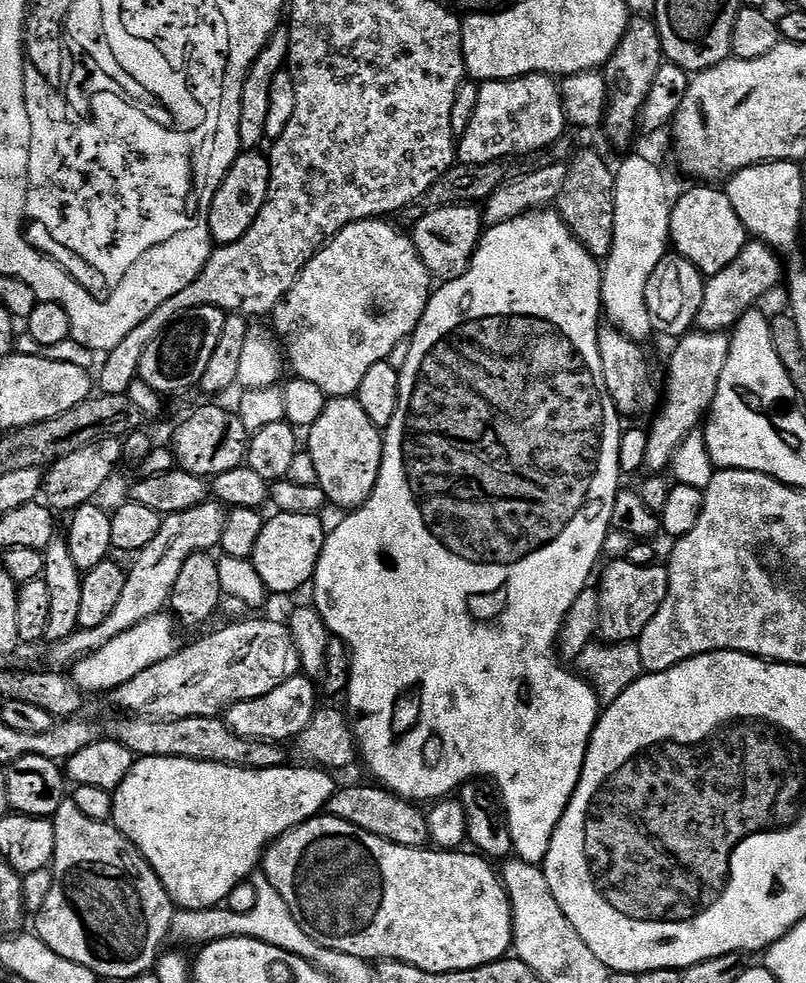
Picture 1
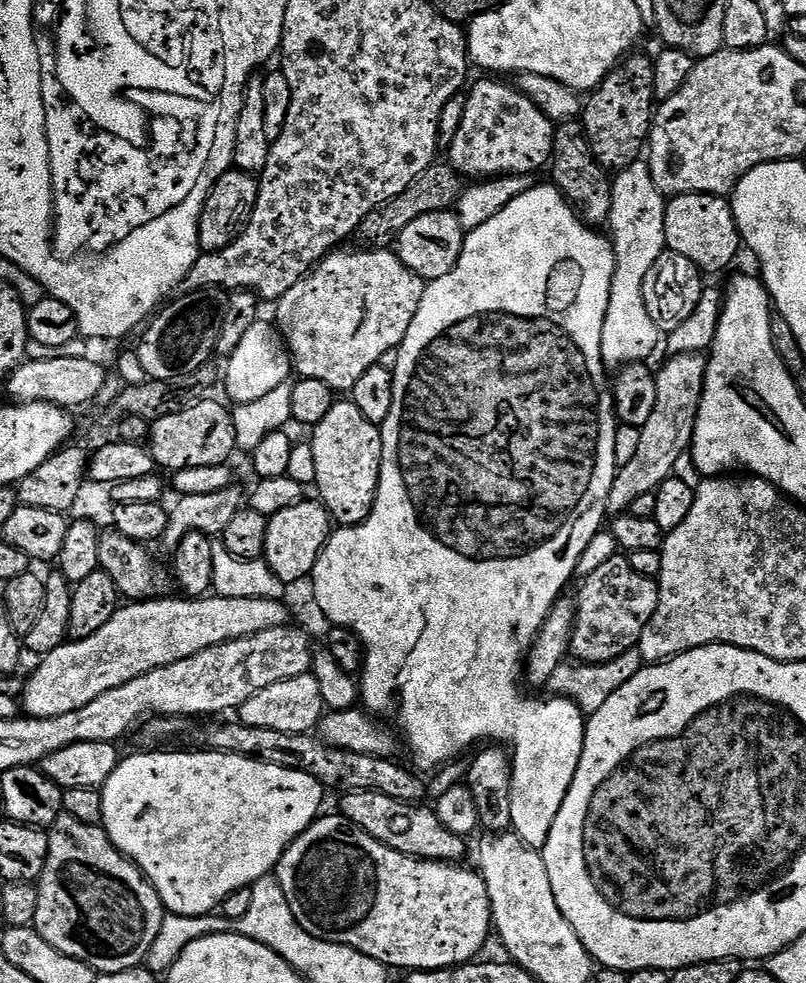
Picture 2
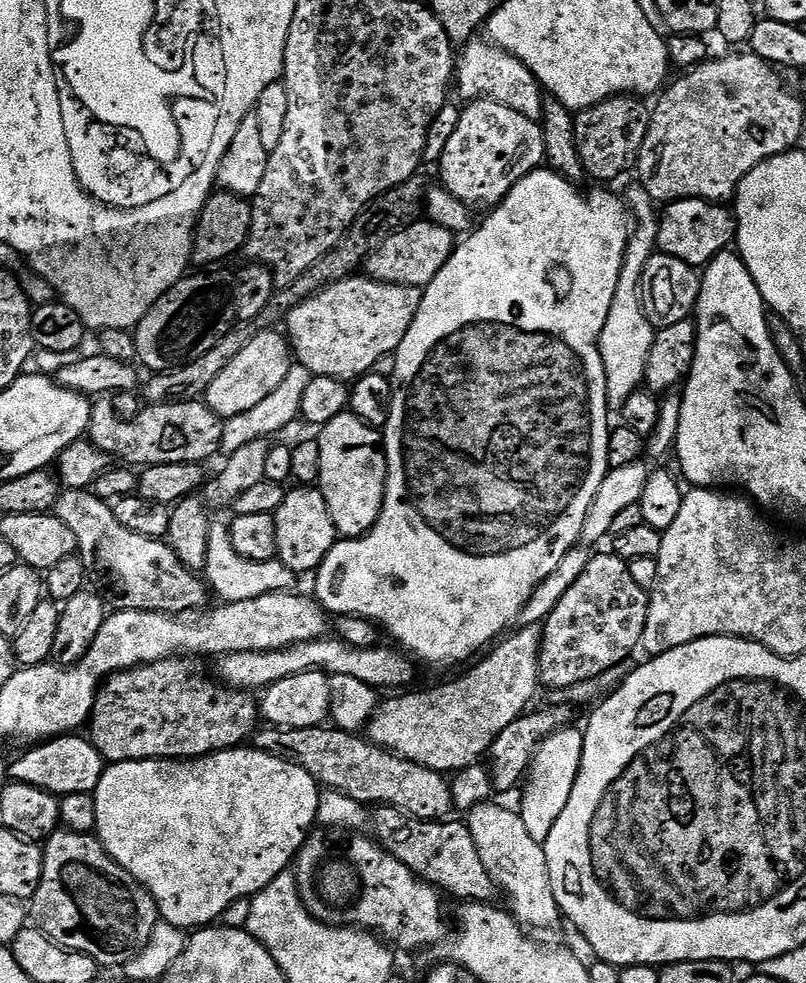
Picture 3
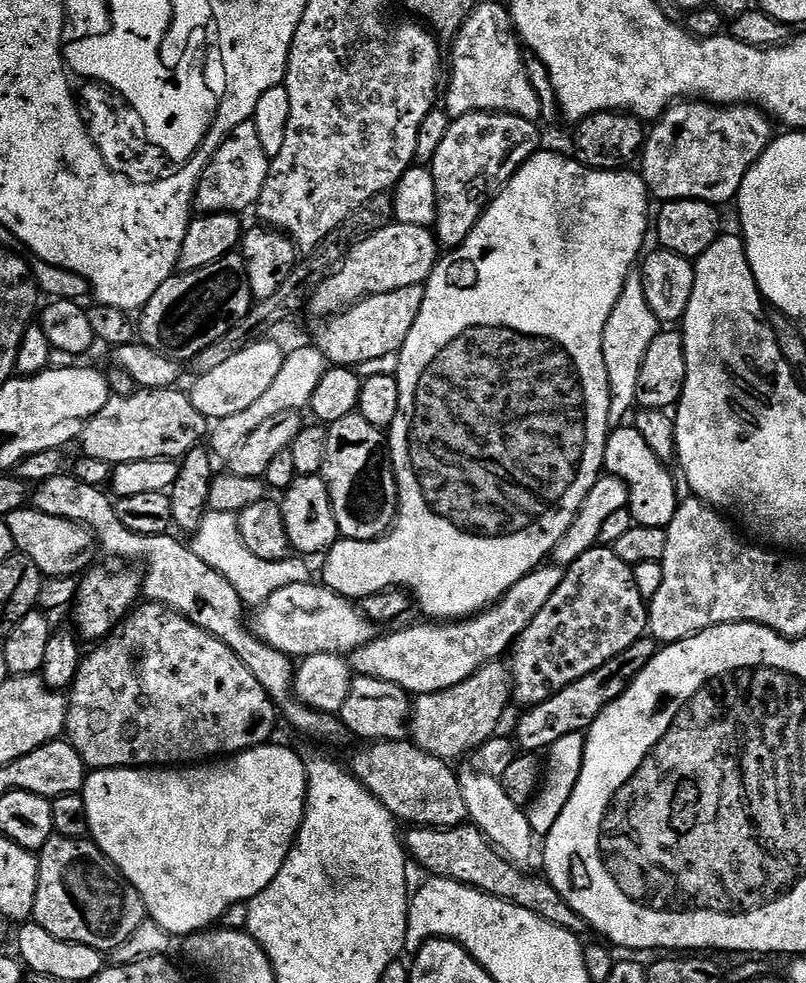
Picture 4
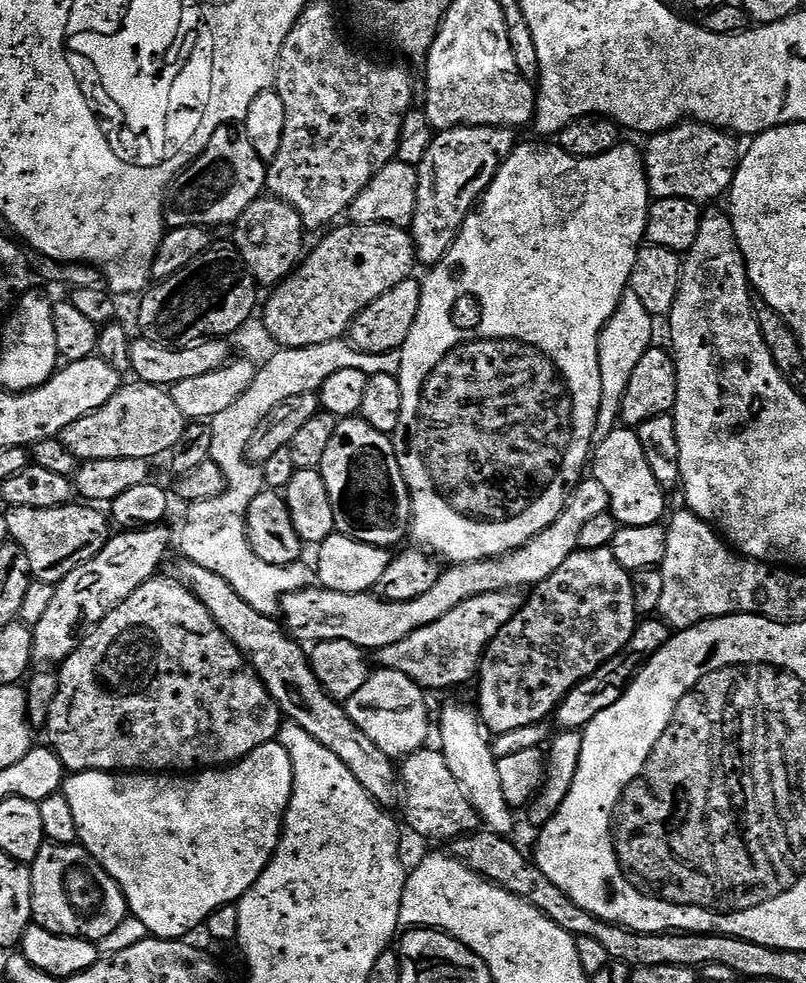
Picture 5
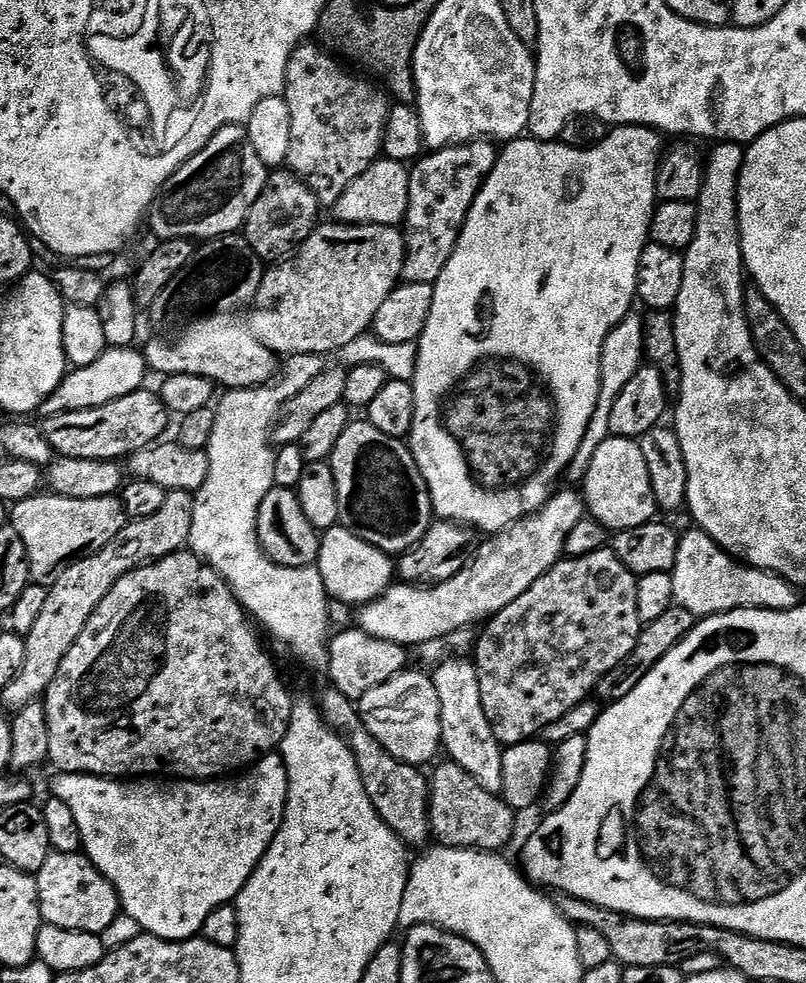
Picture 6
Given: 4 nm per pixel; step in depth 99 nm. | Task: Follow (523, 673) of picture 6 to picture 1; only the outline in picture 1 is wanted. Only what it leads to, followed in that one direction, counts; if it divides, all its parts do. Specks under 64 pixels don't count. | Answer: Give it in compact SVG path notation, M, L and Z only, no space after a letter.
M627 558L611 561L604 573L601 571L598 591L600 594L599 635L607 643L620 644L639 641L644 628L658 614L668 593L668 569L660 566L635 565Z

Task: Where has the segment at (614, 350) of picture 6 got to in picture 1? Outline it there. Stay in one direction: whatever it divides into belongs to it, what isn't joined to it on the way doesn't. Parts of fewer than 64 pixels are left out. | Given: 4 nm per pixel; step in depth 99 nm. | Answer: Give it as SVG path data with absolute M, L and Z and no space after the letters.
M628 156L615 169L614 242L602 264L600 298L607 323L631 340L644 342L654 329L650 310L646 310L646 282L654 266L670 252L670 218L668 184L660 168L644 156Z

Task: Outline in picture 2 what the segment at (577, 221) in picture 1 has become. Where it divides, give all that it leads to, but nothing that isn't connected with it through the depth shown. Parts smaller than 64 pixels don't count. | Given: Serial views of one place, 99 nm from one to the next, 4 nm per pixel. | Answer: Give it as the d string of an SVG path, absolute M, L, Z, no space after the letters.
M579 119L565 120L555 125L554 146L550 161L551 179L572 205L576 215L589 226L600 226L612 213L612 180L609 173L594 158L588 135Z

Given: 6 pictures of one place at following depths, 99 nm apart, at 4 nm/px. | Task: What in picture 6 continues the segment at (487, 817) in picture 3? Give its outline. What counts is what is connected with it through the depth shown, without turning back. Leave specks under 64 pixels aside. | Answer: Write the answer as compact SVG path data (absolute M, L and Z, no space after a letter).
M445 658L435 665L431 673L438 690L438 706L442 710L442 734L440 742L447 759L462 766L478 786L488 792L500 794L503 790L502 760L505 749L494 738L490 722L486 722L486 710L482 710L482 690L478 690L476 665L471 659Z

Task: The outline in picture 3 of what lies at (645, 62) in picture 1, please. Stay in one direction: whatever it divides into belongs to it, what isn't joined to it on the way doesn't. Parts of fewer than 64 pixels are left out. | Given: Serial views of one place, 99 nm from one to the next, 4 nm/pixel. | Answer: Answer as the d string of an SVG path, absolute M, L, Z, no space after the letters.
M621 94L611 96L608 100L602 101L601 104L595 104L575 113L578 154L582 158L585 173L589 177L593 176L596 182L604 182L600 180L616 180L631 164L633 167L639 161L640 151L646 142L646 134L652 121L649 105L646 106L644 104L647 103L643 99L631 94Z

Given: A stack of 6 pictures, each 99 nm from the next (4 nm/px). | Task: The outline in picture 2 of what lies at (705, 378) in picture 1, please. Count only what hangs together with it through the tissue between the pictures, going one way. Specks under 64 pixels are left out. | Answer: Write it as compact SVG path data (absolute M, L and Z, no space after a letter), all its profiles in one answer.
M700 354L690 356L672 356L661 366L660 372L655 373L657 397L654 398L654 412L646 421L646 426L640 429L638 450L633 456L623 461L622 467L617 471L616 481L610 490L608 510L612 514L624 514L635 500L640 500L644 495L655 493L656 489L673 475L680 455L689 451L692 442L692 432L696 428L696 415L700 409L700 399L704 393L704 375L708 369L705 357Z

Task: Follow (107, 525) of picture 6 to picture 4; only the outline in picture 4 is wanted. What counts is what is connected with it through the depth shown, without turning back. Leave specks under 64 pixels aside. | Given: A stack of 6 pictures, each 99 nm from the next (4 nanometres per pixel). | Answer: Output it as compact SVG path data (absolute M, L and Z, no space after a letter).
M31 506L14 510L6 519L10 534L14 534L17 553L30 558L30 562L38 566L41 577L76 578L93 567L92 559L98 556L98 544L84 525L42 514Z

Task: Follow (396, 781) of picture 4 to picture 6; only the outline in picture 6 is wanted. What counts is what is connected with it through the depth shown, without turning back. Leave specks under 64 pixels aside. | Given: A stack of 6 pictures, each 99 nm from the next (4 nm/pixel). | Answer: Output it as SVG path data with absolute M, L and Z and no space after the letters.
M443 763L431 769L428 790L428 827L435 843L445 848L478 848L481 852L504 850L512 840L517 813L497 793L478 786L462 766Z

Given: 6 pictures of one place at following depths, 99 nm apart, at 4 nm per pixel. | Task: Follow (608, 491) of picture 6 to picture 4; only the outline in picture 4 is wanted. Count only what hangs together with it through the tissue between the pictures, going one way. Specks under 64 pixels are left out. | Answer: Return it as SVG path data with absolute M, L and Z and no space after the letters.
M616 426L608 433L604 451L604 472L617 476L628 487L627 511L632 512L632 520L642 526L667 529L678 507L676 500L676 480L667 472L665 461L657 458L654 450L646 446L642 434L634 426Z

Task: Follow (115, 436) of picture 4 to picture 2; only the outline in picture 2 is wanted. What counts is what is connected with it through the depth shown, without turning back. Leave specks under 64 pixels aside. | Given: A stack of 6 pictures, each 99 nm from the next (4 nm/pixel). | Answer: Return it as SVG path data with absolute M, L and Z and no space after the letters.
M212 398L201 399L189 408L151 421L150 451L161 469L169 468L169 473L175 474L184 468L218 466L231 461L236 448L236 424L218 401L208 399Z

